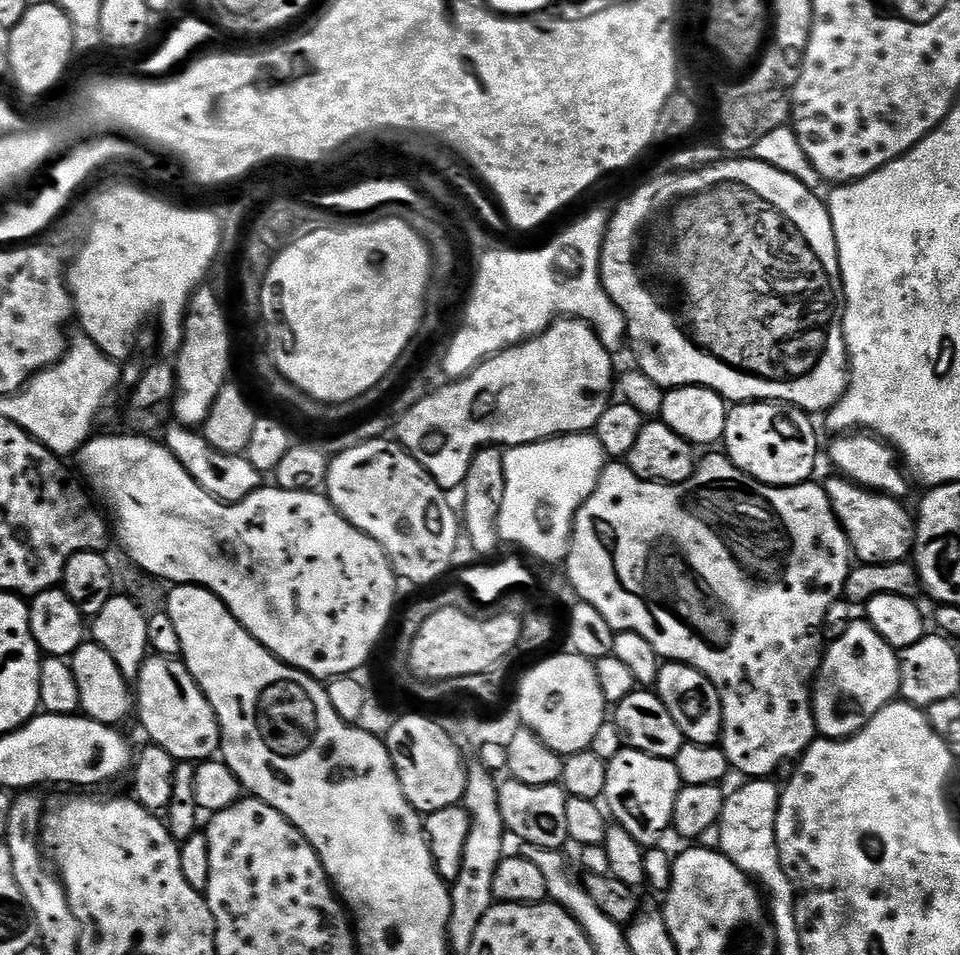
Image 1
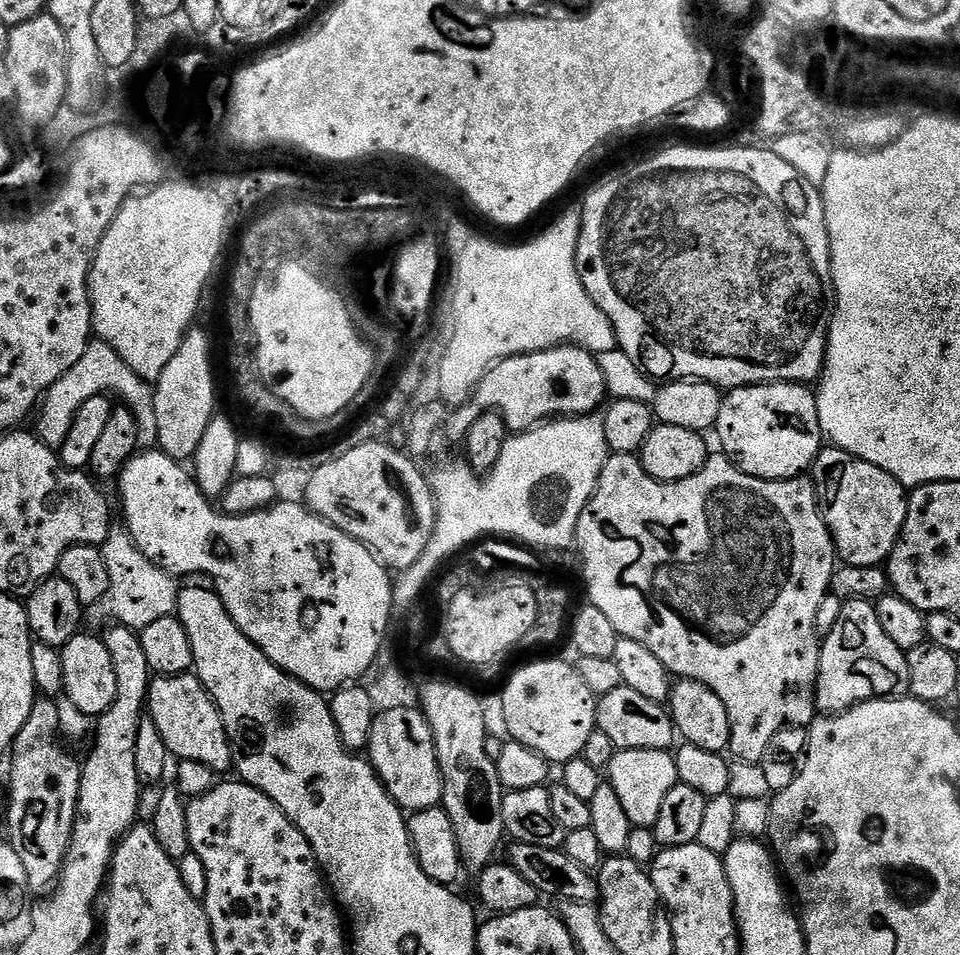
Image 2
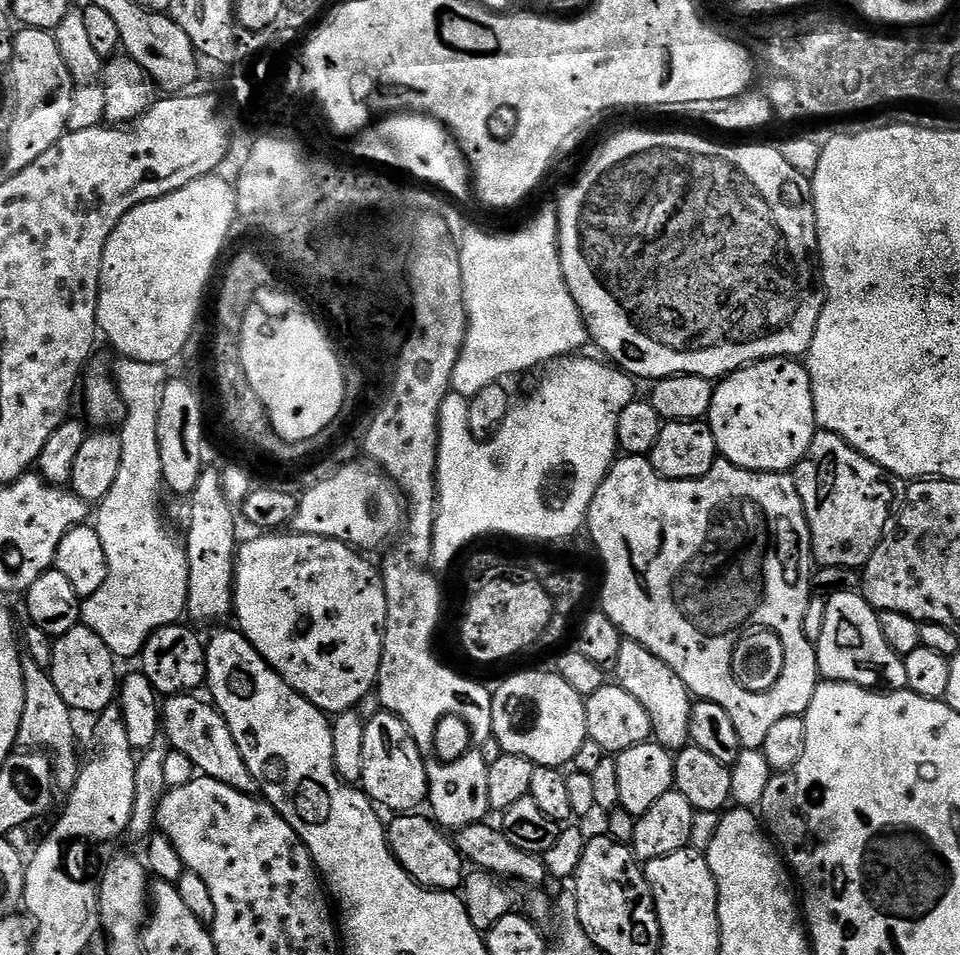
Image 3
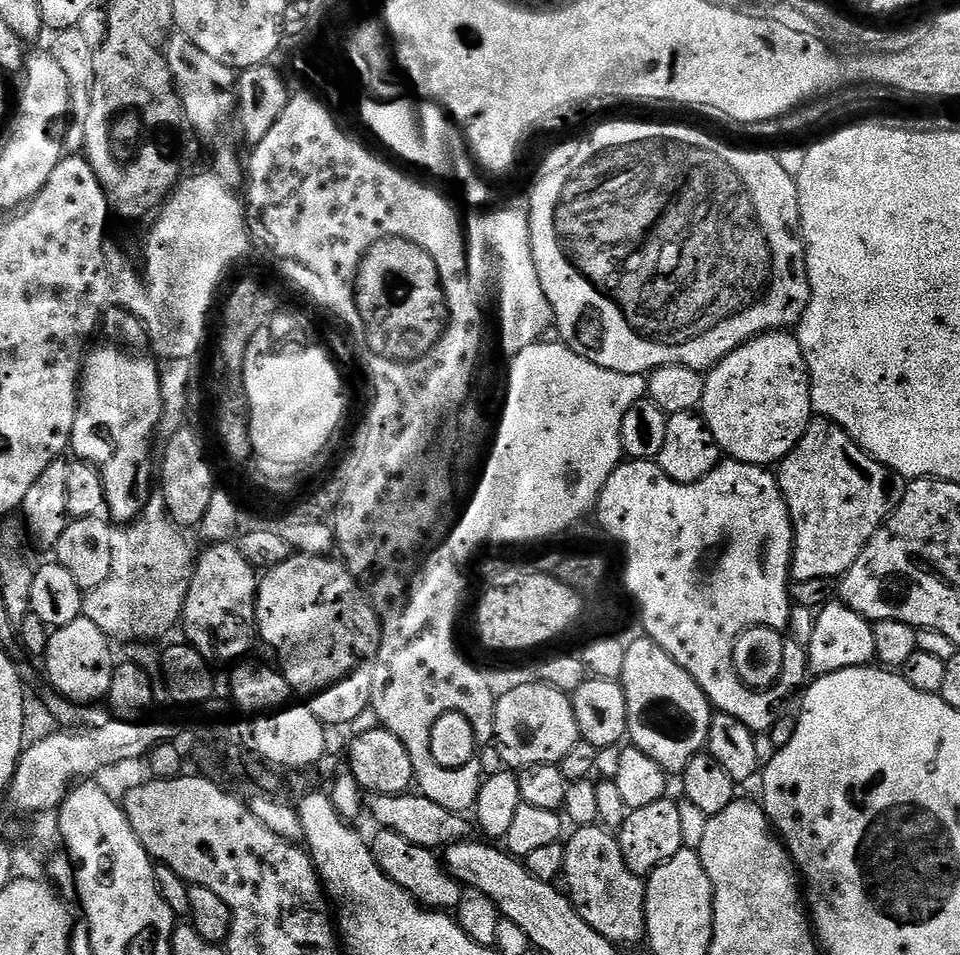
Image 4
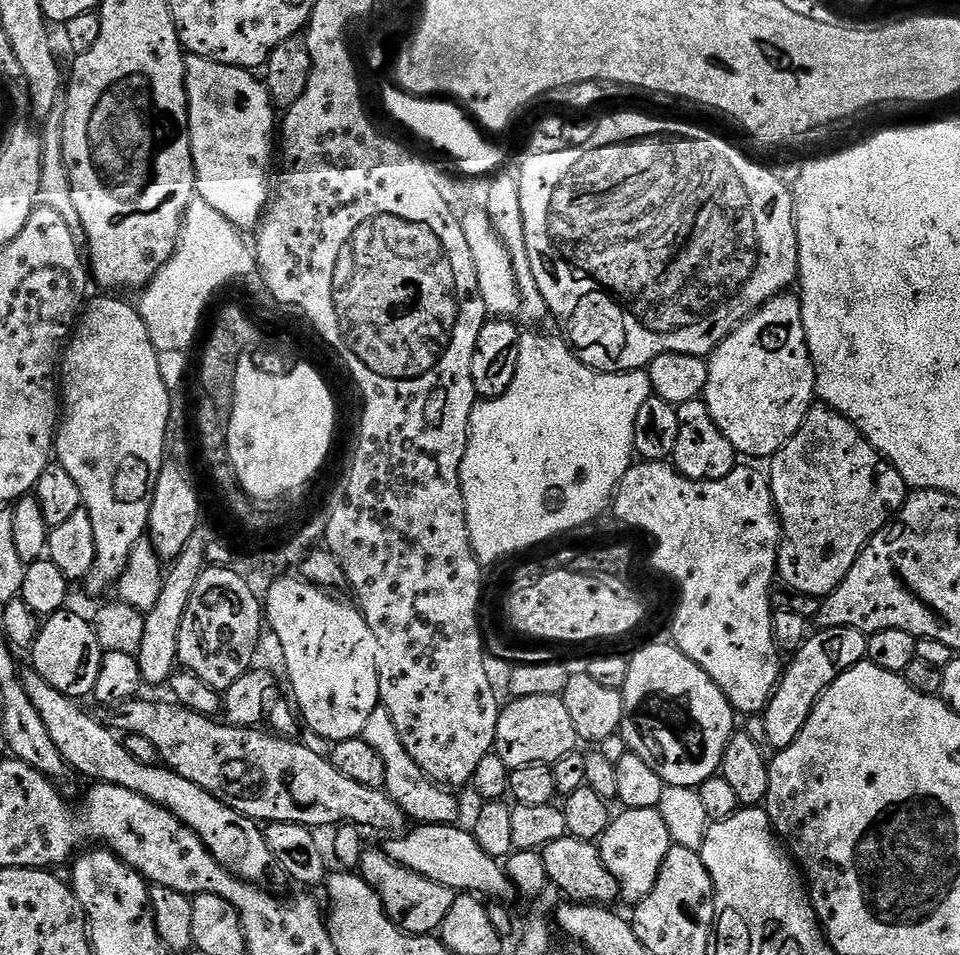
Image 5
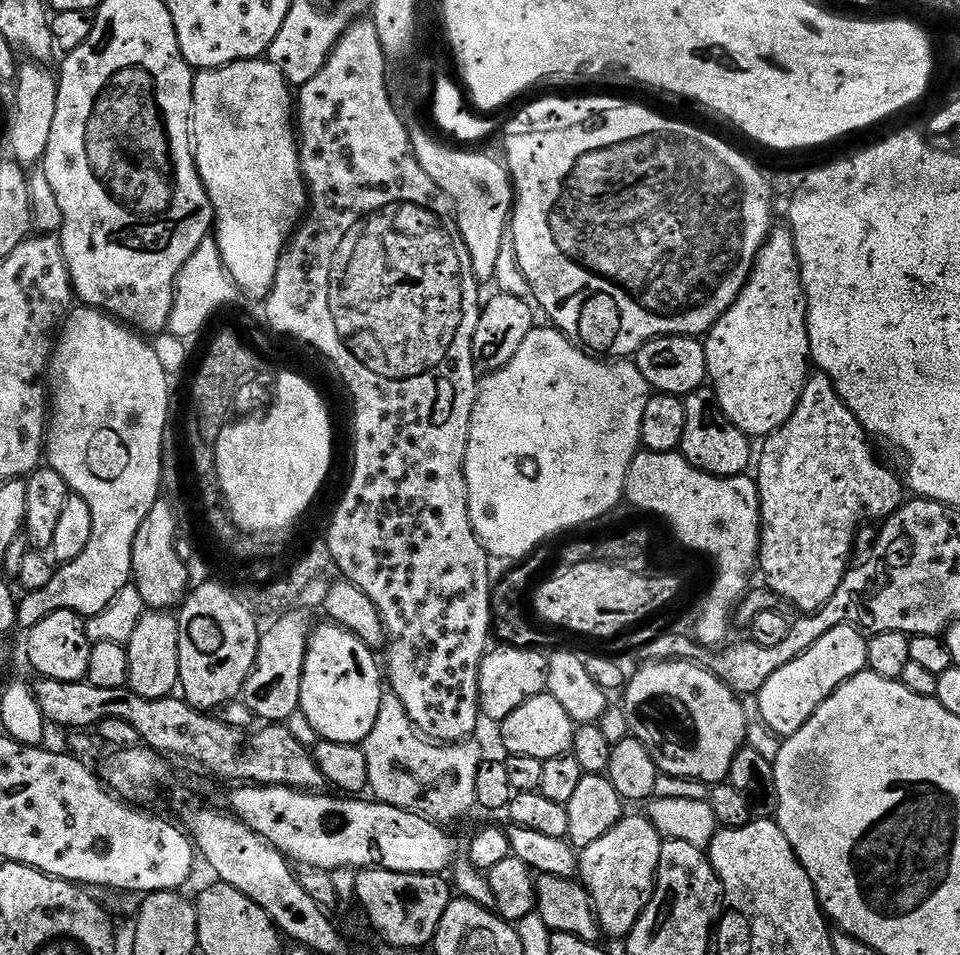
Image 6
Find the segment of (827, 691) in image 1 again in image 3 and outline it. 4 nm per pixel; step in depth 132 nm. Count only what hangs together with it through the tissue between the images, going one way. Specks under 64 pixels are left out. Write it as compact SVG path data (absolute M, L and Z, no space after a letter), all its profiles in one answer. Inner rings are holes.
M859 591L834 592L827 597L826 622L822 622L822 638L818 638L815 646L820 675L824 680L886 692L902 692L908 687L904 657L890 650L890 642L886 642L882 635L876 609Z

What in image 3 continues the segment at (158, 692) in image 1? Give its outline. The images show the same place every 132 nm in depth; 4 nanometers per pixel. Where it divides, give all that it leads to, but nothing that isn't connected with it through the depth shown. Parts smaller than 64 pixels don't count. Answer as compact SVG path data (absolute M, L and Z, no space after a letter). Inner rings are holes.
M194 694L169 697L162 706L162 724L165 735L168 734L171 742L169 745L175 751L190 758L201 775L212 777L215 781L220 781L223 785L230 786L231 789L238 789L239 792L248 795L253 795L257 791L256 780L250 774L249 767L246 766L245 759L242 758L241 751L238 750L237 743L234 742L233 735L230 733L230 728L215 705L198 699L198 696Z

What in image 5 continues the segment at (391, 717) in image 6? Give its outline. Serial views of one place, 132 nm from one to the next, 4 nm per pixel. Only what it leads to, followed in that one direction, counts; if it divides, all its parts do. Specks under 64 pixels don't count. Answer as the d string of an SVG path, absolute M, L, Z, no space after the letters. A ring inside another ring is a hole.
M379 707L370 714L366 721L362 737L374 750L378 750L378 758L382 758L382 766L386 766L386 782L383 789L408 816L409 821L420 826L452 826L457 823L460 816L460 804L455 800L453 793L447 787L441 786L406 754L406 746L402 746L402 738L398 738L398 729L394 726L394 718L390 718L390 710Z

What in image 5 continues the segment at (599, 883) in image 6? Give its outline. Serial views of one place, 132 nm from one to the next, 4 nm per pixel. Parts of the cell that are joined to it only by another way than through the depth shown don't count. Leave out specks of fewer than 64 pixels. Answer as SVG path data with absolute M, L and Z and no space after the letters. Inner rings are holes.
M624 808L621 813L621 816L613 815L609 819L608 829L598 843L602 862L606 862L606 870L610 870L616 879L619 899L629 900L629 905L635 906L650 894L650 890L654 890L662 862L674 845L670 830L666 830L666 822L662 822L659 808Z

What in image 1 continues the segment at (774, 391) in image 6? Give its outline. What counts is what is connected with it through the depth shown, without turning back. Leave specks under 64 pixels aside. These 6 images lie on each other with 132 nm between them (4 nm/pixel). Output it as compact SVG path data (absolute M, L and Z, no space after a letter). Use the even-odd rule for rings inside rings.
M770 400L737 404L728 409L722 448L732 464L738 466L738 470L754 477L758 482L773 484L775 488L806 484L813 479L812 471L816 468L816 428L812 425L812 420L813 417L809 413L795 408L792 404Z

